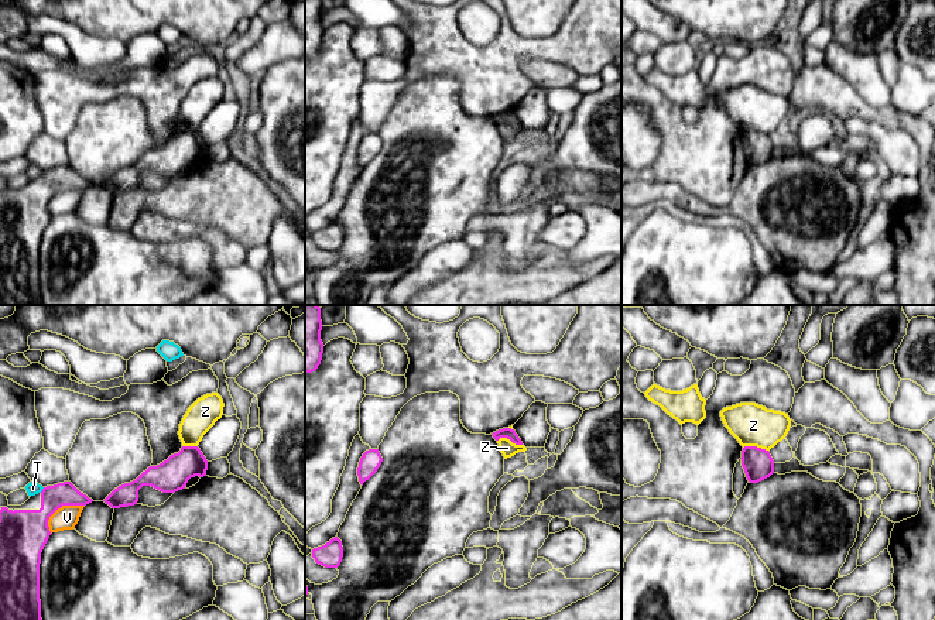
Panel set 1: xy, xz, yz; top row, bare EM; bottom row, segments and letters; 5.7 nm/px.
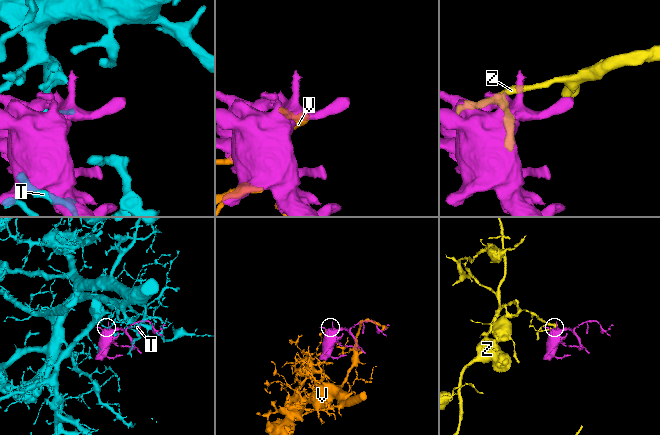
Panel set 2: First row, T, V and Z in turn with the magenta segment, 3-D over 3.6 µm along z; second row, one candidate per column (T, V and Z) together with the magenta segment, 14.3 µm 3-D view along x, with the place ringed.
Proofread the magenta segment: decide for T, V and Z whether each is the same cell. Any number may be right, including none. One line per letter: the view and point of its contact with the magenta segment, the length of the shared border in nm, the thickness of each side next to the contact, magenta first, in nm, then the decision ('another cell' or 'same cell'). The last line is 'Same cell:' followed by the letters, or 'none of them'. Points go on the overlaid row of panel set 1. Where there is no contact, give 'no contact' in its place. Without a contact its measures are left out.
T: contact xy (43, 490); length 40 nm; calibres 240 and 70 nm; another cell
V: contact xy (58, 507); length 260 nm; calibres 280 and 140 nm; another cell
Z: contact xz (510, 439); length 150 nm; calibres 70 and 90 nm; another cell
Same cell: none of them

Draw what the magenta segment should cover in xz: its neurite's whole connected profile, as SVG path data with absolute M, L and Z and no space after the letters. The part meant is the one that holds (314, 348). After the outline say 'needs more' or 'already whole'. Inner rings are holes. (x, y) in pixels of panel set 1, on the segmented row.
M305 305L305 373L315 371L321 364L323 353L321 330L321 308L318 305Z; already whole

